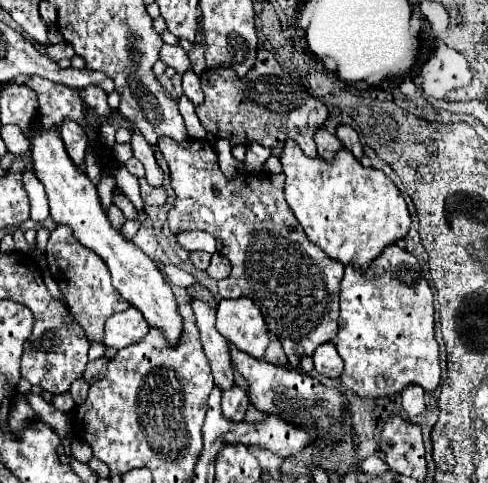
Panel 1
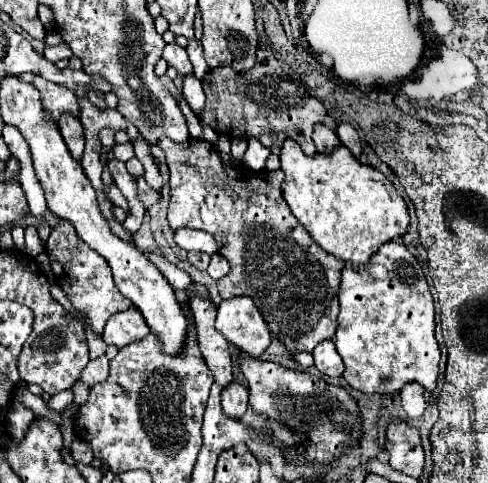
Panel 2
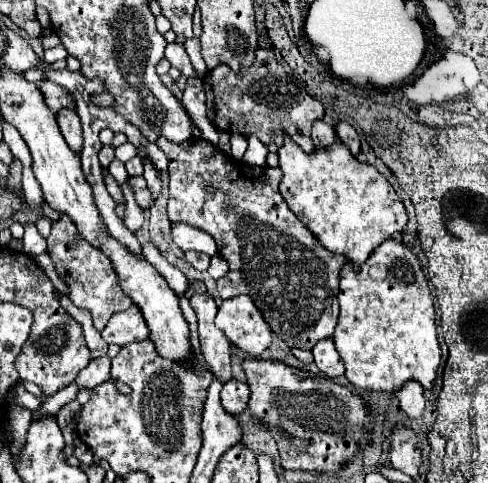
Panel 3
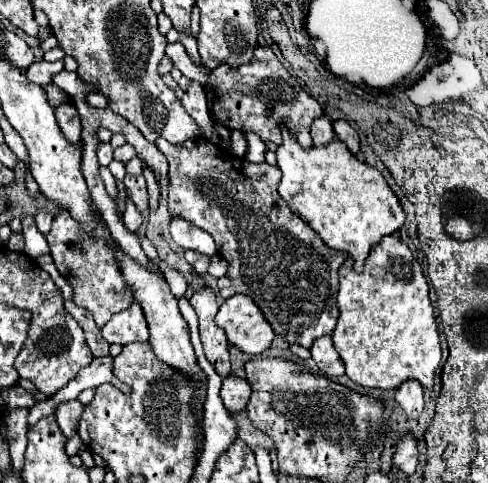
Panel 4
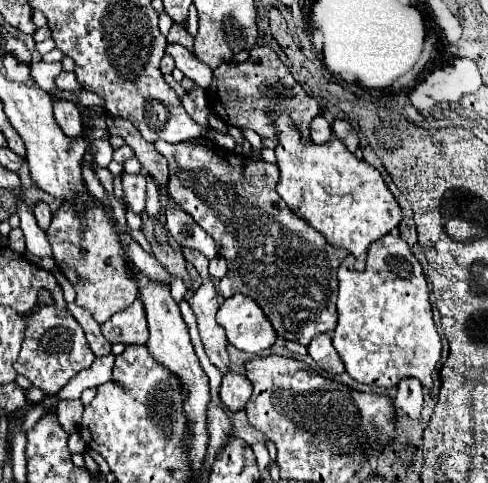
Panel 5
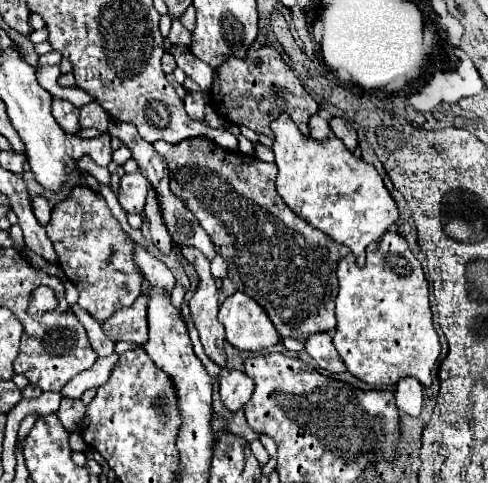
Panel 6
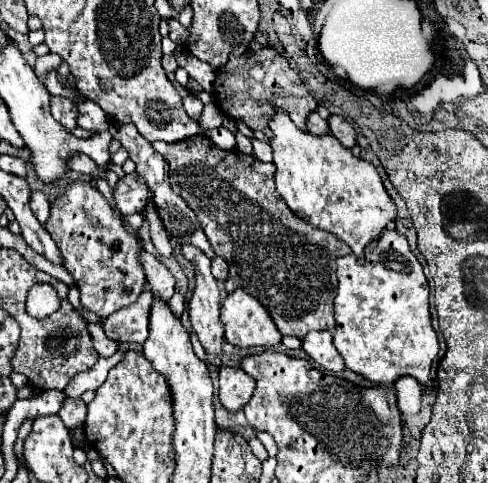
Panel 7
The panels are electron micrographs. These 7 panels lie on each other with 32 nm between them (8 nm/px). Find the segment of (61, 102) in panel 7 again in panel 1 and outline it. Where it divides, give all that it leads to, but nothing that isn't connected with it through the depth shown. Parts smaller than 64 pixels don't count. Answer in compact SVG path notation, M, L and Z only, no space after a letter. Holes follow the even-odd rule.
M66 118L62 122L60 136L66 144L68 156L72 156L72 162L78 164L80 170L84 170L84 152L86 152L86 132L84 132L84 128L80 128L78 122Z

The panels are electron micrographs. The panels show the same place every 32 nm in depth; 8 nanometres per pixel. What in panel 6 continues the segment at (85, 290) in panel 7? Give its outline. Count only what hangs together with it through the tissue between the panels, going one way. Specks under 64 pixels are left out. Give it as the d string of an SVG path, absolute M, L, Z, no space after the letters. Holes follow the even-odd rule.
M76 184L70 194L52 208L46 232L60 254L62 270L80 292L78 306L88 310L98 322L108 320L116 310L130 306L140 296L144 276L134 262L136 242L122 230L98 192L86 184Z

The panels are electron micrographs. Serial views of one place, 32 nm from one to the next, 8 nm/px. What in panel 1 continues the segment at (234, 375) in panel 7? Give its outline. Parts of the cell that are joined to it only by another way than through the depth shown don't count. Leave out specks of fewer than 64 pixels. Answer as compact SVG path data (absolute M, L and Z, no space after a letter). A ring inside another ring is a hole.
M232 386L222 392L222 414L228 420L240 422L244 418L244 412L248 408L248 392L240 386Z

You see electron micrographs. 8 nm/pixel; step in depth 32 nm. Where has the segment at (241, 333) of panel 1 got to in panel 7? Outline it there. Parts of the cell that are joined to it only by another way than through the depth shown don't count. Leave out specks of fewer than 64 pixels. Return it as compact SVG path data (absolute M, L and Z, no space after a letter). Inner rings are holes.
M242 288L228 294L222 304L220 320L226 328L224 338L234 346L270 348L282 342L282 334L278 332L272 316Z

